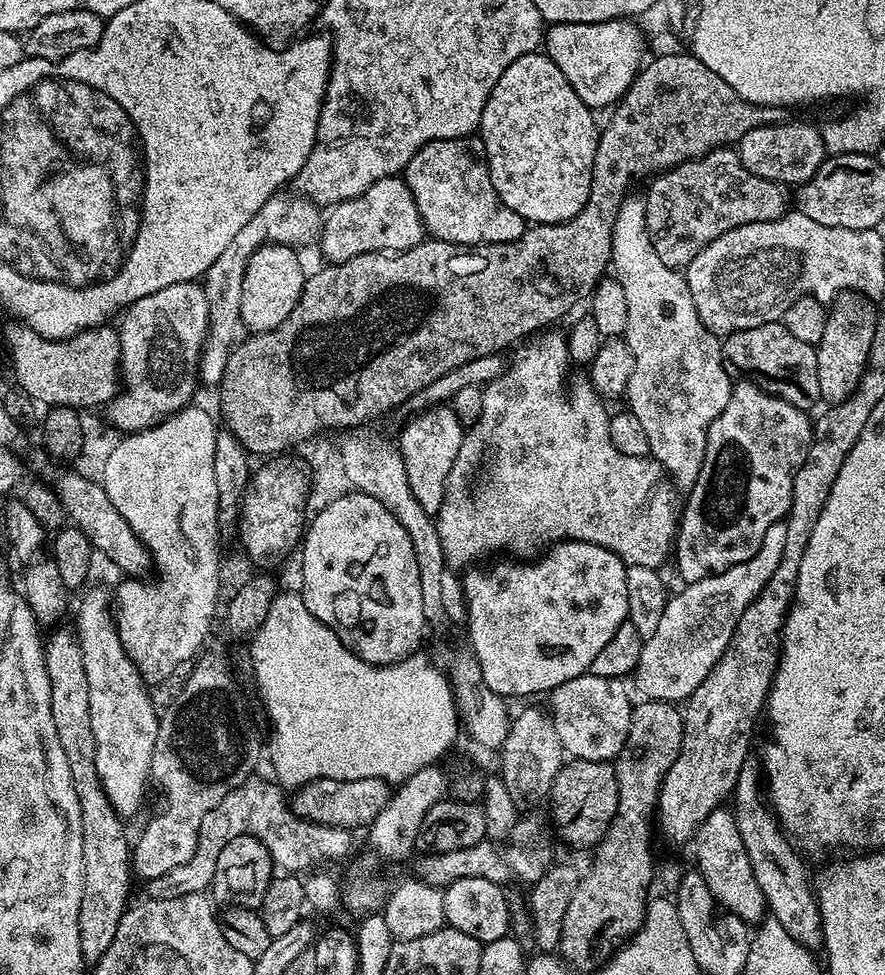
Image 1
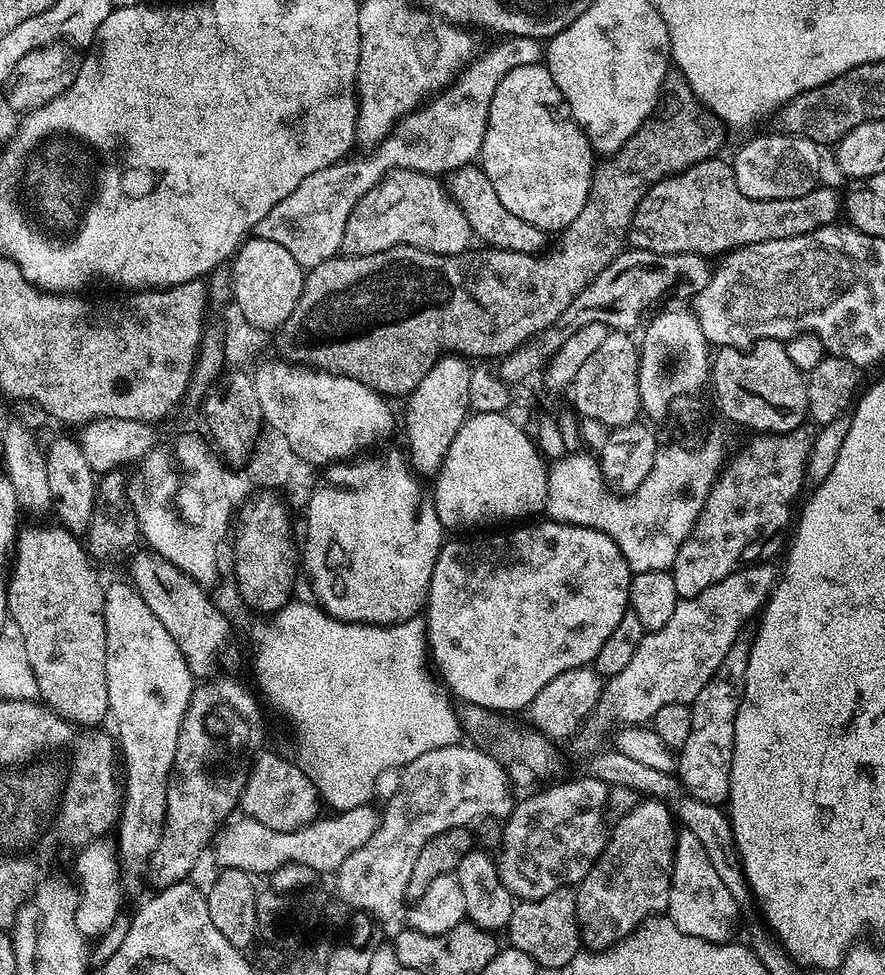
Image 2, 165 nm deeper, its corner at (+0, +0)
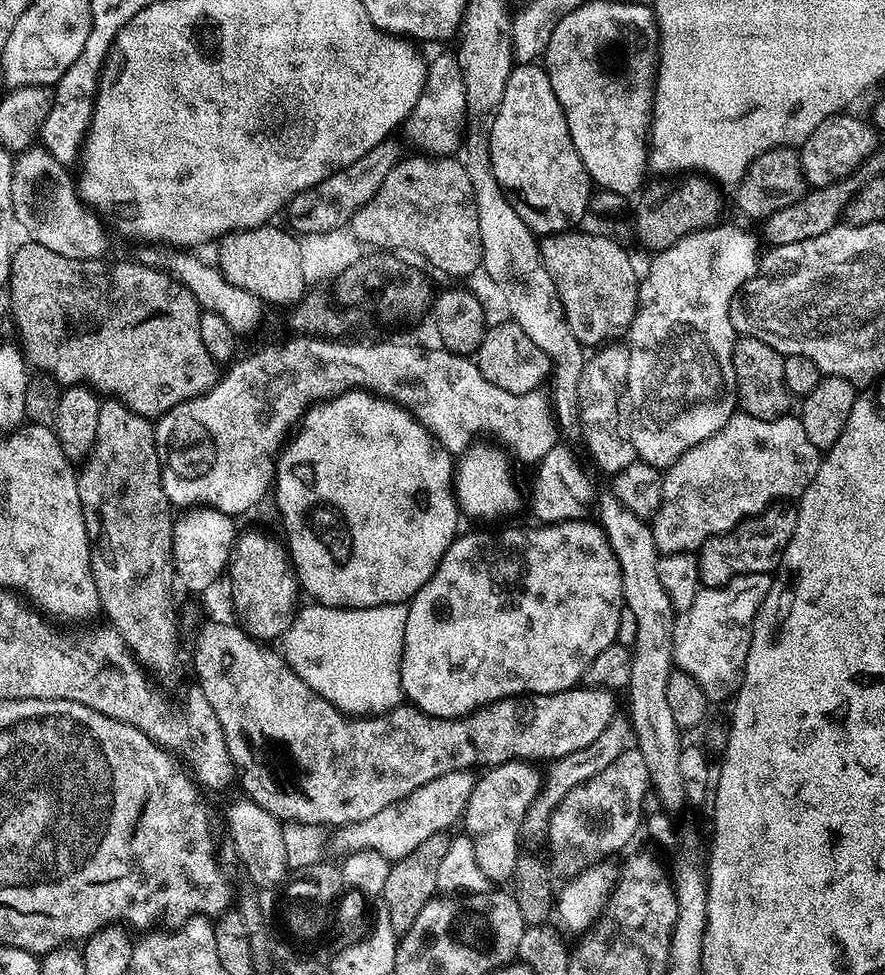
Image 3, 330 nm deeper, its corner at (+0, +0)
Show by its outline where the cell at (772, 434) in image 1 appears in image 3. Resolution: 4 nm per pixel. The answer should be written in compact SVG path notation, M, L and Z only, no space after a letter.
M769 506L756 516L746 517L742 523L728 532L711 536L698 549L696 556L701 585L705 588L721 588L727 580L732 580L736 576L745 576L751 572L775 573L780 567L782 554L794 534L795 525L795 507Z

